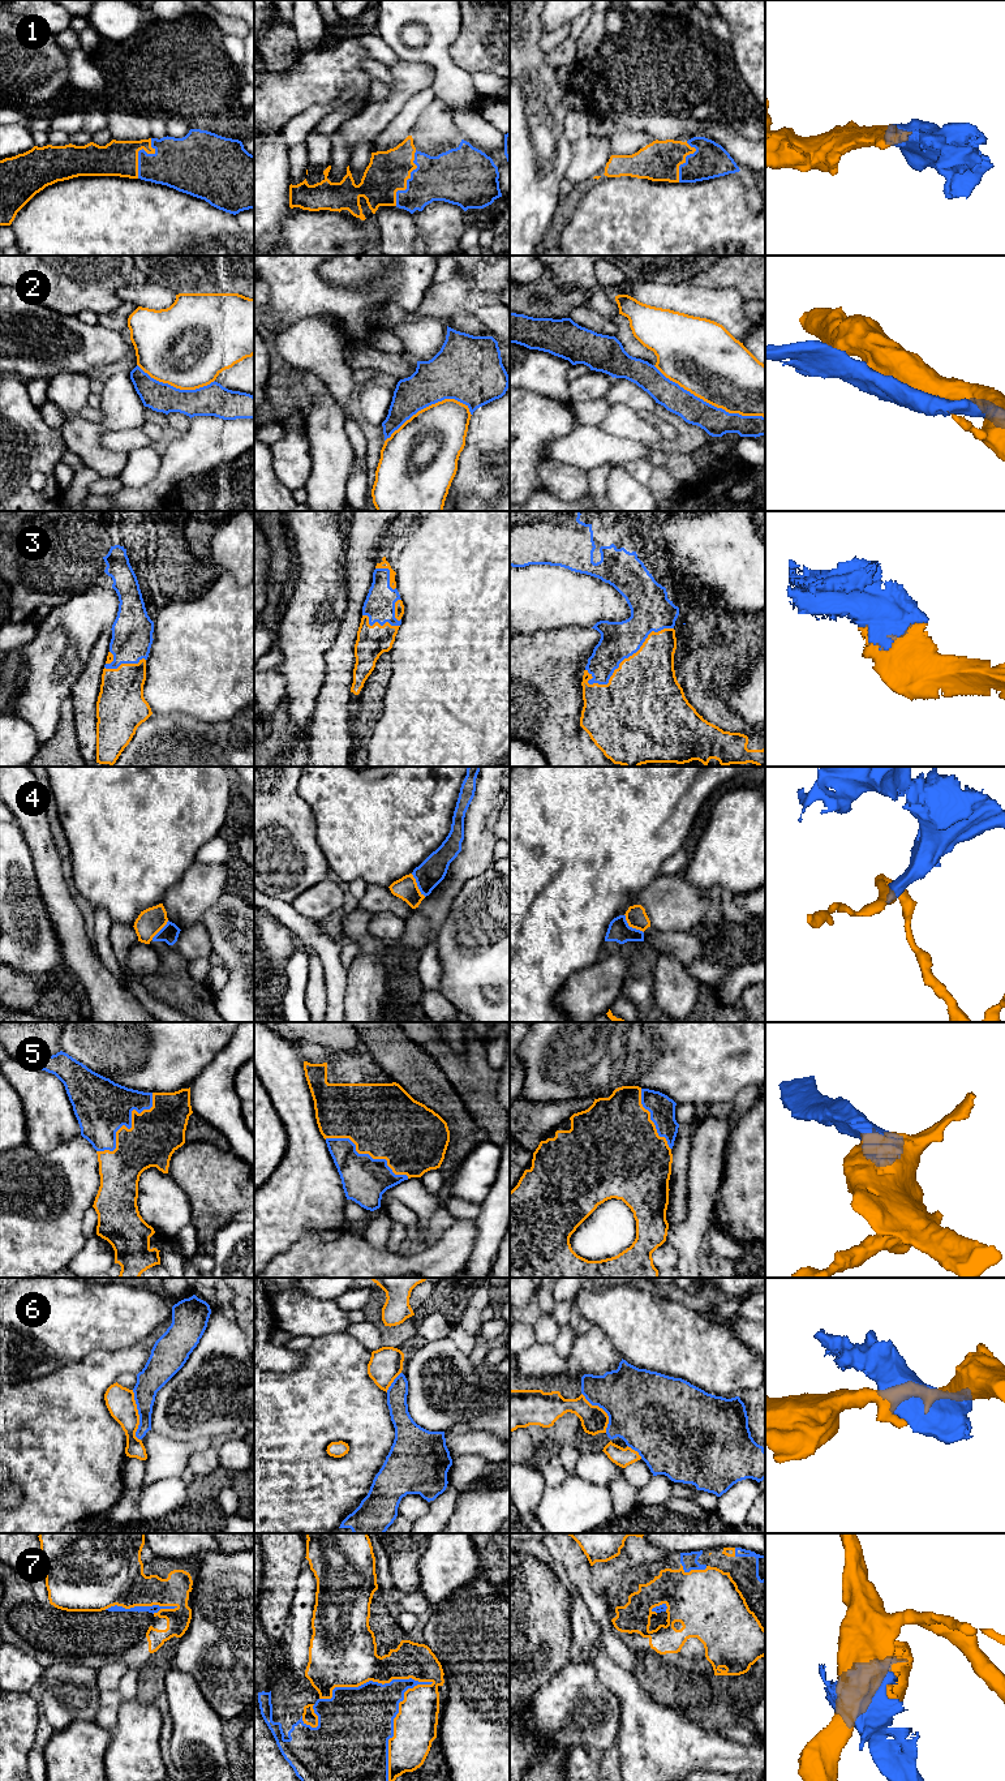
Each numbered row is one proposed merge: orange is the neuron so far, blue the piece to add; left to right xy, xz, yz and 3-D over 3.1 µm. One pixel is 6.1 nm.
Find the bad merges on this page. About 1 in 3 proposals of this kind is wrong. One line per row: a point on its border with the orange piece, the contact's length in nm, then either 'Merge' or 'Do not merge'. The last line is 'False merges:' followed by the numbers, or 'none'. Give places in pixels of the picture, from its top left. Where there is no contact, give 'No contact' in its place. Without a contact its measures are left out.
1: Touches orange at xz (407, 179). Shared border 360 nm. Merge
2: Touches orange at yz (709, 403). Shared border 750 nm. Do not merge
3: Touches orange at yz (630, 656). Shared border 650 nm. Merge
4: Touches orange at yz (631, 926). Shared border 170 nm. Do not merge
5: Touches orange at xy (132, 1127). Shared border 500 nm. Merge
6: Touches orange at xy (138, 1415). Shared border 320 nm. Do not merge
7: Touches orange at xz (394, 1722). Shared border 700 nm. Do not merge
False merges: 2, 4, 6, 7

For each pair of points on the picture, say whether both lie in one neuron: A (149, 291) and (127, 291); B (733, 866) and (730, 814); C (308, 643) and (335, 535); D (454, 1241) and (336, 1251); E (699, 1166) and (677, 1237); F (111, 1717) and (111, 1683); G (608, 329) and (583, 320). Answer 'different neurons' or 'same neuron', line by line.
A: same neuron
B: same neuron
C: same neuron
D: same neuron
E: same neuron
F: same neuron
G: same neuron

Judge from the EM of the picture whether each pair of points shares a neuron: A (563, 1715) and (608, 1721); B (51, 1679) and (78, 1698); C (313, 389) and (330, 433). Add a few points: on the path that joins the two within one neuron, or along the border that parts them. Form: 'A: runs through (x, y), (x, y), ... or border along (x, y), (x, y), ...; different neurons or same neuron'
A: runs through (574, 1715), (588, 1715), (597, 1720); same neuron
B: runs through (58, 1679), (72, 1692); same neuron
C: runs through (320, 399), (325, 423); same neuron

